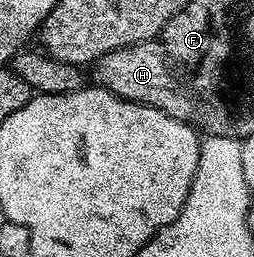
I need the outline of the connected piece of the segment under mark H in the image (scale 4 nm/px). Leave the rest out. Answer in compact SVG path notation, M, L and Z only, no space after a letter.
M159 39L147 40L141 44L131 44L114 50L95 61L95 68L95 83L113 92L114 95L122 97L123 100L132 100L136 104L157 108L176 120L187 121L192 108L194 112L193 93L185 87L180 76L166 64L164 46Z

